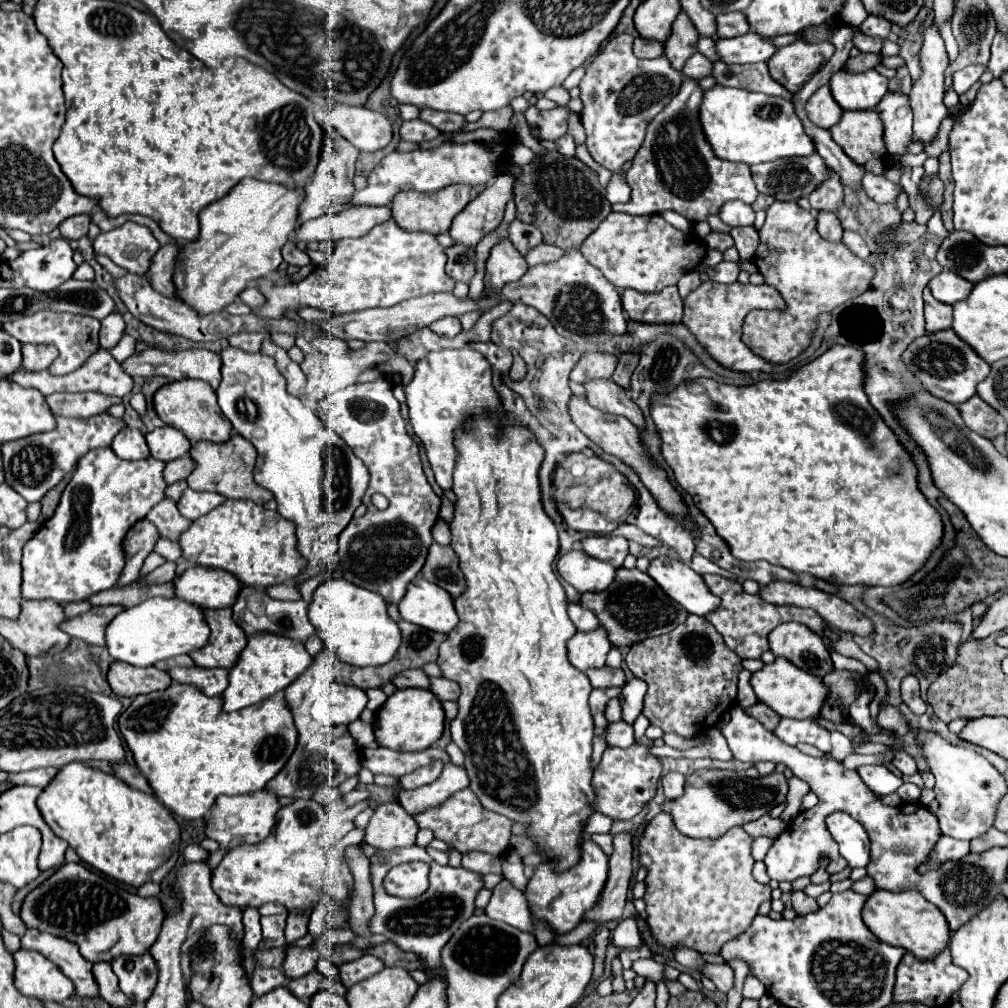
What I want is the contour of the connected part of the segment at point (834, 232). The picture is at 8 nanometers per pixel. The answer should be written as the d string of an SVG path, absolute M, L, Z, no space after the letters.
M820 212L818 216L818 234L826 238L828 242L840 242L842 240L842 226L836 214Z

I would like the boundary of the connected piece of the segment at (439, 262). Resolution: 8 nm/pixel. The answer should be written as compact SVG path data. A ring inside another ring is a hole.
M394 220L374 226L368 234L354 240L340 240L334 244L332 258L326 260L324 268L312 272L300 282L276 286L268 278L256 280L256 286L266 296L266 304L254 310L266 318L282 318L284 310L298 310L300 306L322 308L328 314L344 314L364 308L388 308L396 302L436 294L452 292L454 282L444 272L446 254L438 244L436 236L426 232L406 232L396 226Z

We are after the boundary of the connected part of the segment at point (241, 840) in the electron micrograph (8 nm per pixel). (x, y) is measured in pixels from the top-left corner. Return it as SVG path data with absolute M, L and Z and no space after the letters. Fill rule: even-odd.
M268 788L264 790L256 790L252 794L238 794L238 796L220 796L216 800L216 806L212 806L210 810L210 818L206 824L206 836L220 842L218 852L210 854L208 858L208 866L214 872L216 866L220 864L224 852L228 848L236 848L240 844L258 844L264 838L268 838L268 834L272 832L274 824L276 824L276 812L280 810L280 802L278 796L274 792L270 792Z

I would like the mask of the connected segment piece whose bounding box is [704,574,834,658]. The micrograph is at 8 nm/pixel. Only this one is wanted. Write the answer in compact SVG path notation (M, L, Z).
M706 574L704 580L706 580L708 588L712 590L712 594L722 598L720 608L716 612L708 614L706 620L724 636L726 646L730 650L734 650L740 658L760 658L764 652L768 652L768 634L782 622L798 622L798 624L808 626L812 632L822 636L822 640L830 652L834 650L832 640L824 636L822 618L814 610L806 610L806 608L798 608L798 606L776 606L770 602L762 602L758 594L744 592L740 582L736 582L736 580L728 580L728 578L712 576L712 574Z

